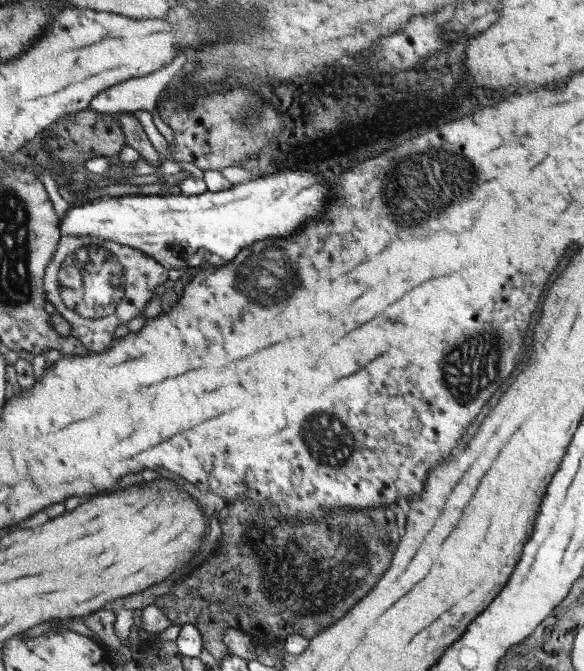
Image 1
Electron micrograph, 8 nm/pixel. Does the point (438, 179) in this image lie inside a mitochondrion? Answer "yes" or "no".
yes

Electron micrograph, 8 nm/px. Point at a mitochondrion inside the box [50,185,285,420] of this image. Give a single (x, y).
(92, 279)

